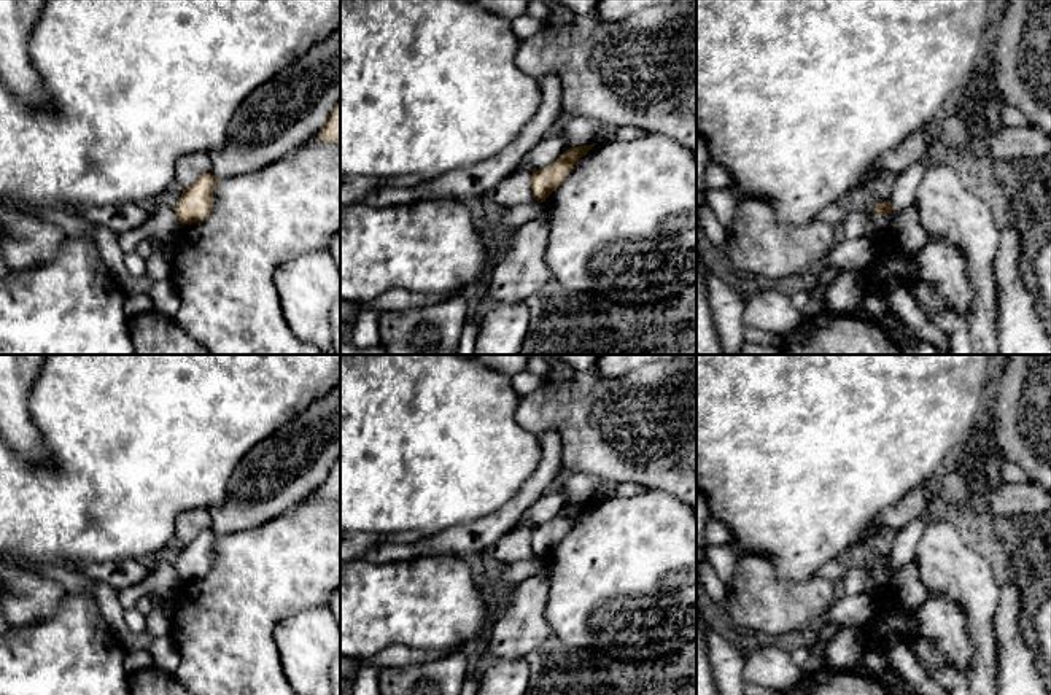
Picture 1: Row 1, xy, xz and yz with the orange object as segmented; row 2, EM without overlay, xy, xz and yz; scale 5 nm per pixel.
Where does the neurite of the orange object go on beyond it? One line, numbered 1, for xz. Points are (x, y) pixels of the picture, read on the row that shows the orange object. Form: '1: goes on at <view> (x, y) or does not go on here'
1: does not go on here

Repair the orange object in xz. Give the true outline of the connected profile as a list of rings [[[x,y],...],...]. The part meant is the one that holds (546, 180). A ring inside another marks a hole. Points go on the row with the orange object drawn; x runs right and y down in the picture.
[[[596,143],[569,148],[560,159],[547,167],[533,170],[531,191],[533,197],[545,202],[545,199],[566,180],[569,172]]]

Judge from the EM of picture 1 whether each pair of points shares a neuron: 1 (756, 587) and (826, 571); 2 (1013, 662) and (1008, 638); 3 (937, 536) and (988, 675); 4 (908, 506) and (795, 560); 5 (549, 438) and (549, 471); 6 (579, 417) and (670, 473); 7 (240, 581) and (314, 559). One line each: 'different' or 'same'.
1: different
2: same
3: same
4: different
5: same
6: same
7: same

